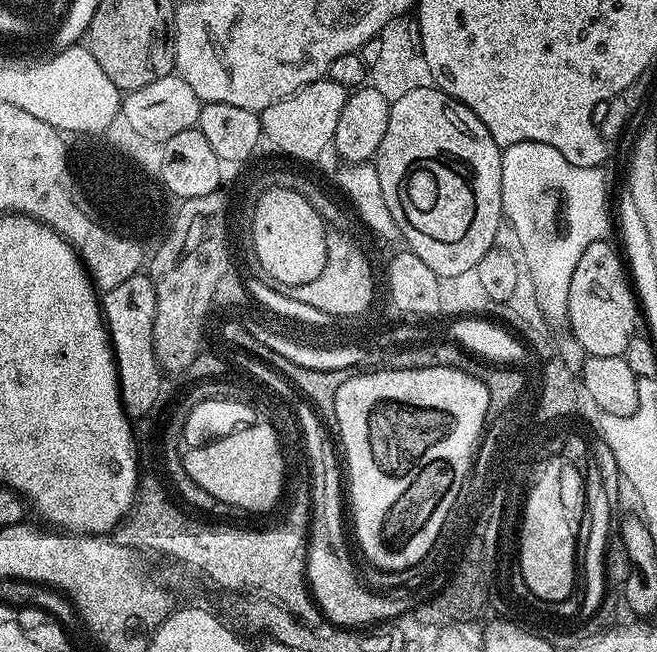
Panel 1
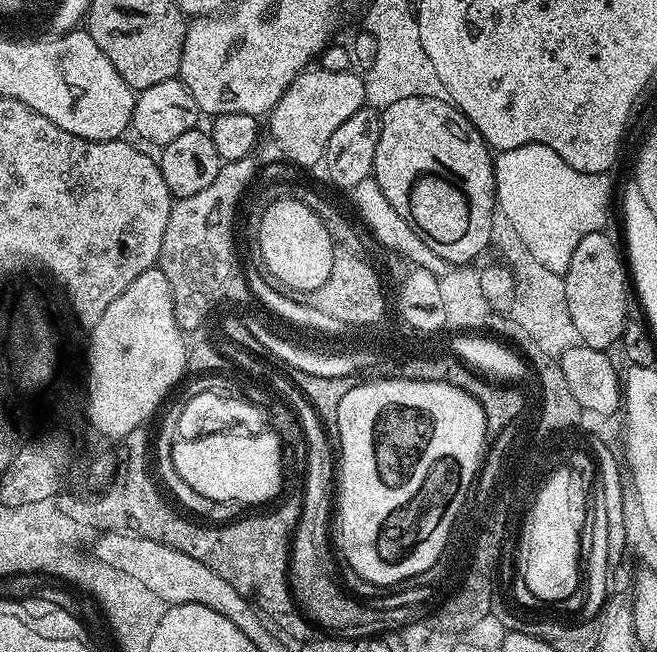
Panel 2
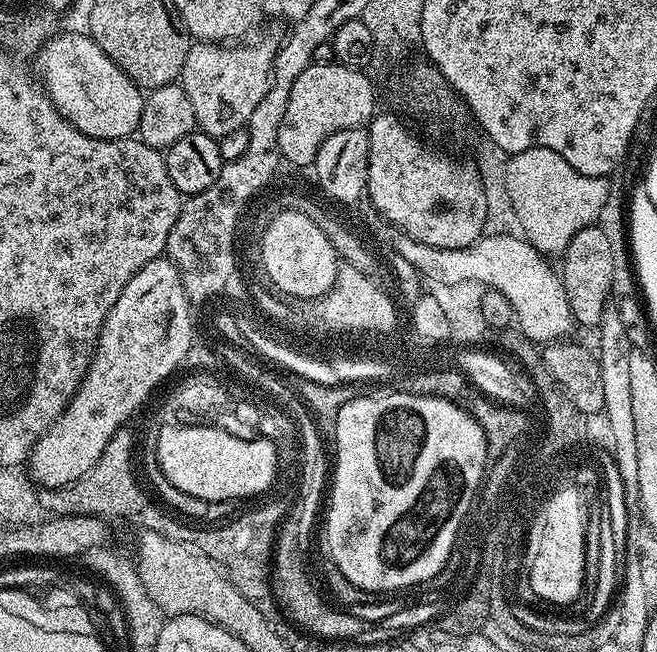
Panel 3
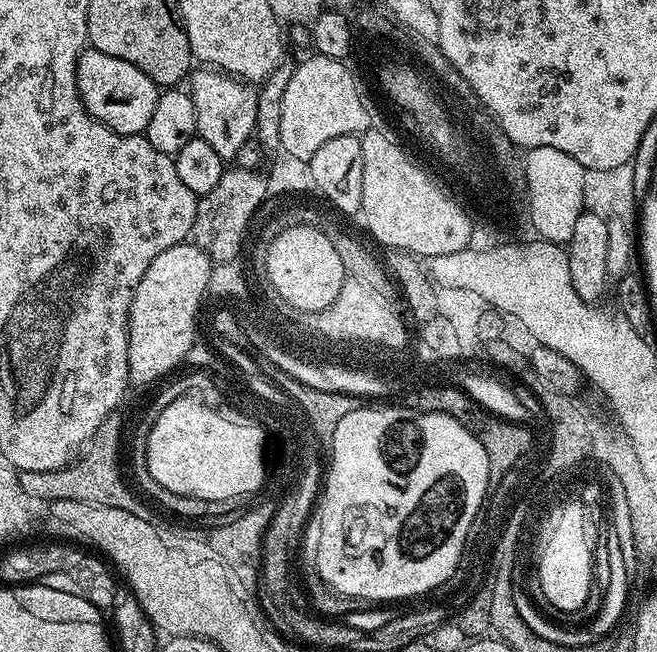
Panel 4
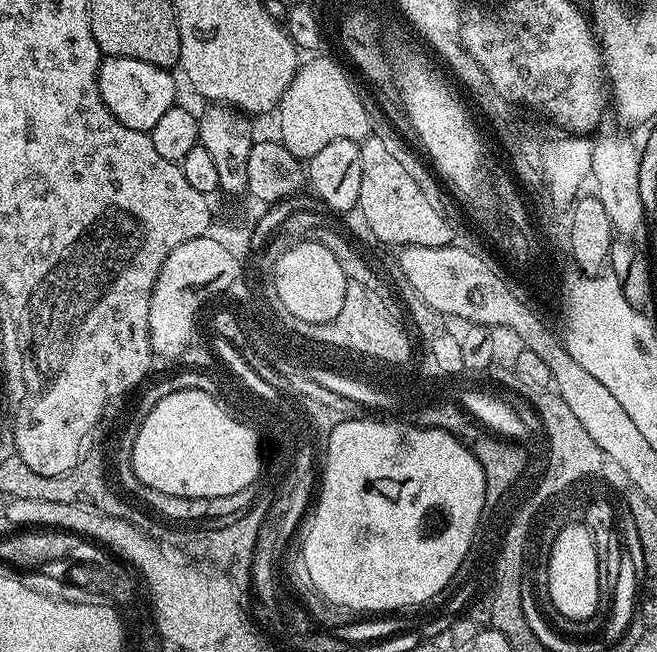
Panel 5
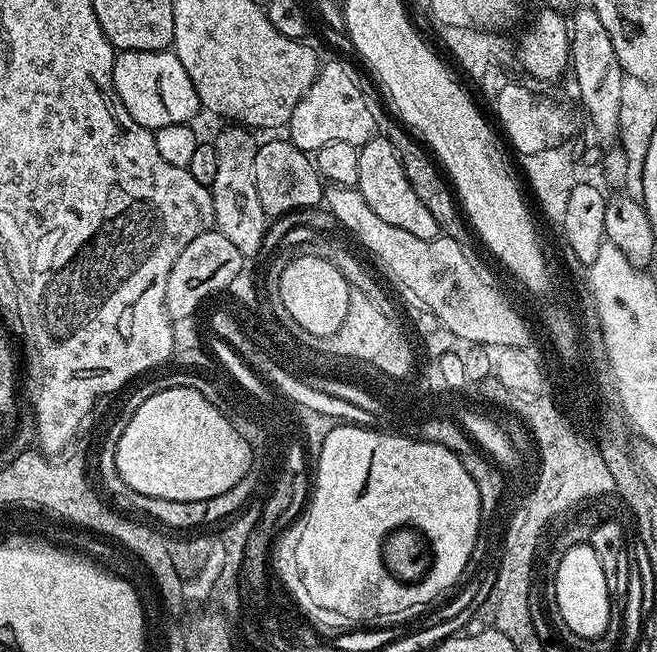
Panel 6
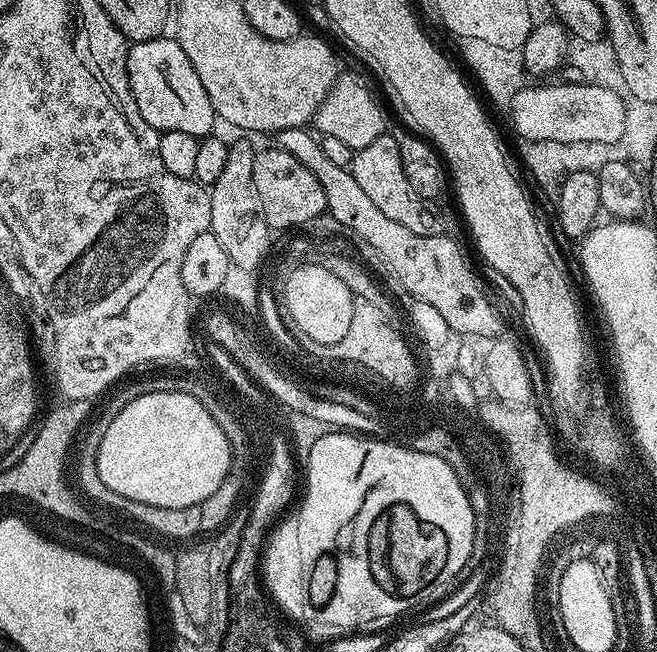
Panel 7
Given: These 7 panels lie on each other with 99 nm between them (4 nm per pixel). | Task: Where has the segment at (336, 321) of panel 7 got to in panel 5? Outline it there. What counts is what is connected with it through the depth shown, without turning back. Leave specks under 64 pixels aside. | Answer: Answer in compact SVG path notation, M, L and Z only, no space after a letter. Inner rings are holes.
M302 241L281 252L272 271L273 284L277 288L277 298L282 301L285 310L302 318L307 324L330 322L342 310L342 298L346 298L346 286L349 278L338 266L338 258L316 241Z

